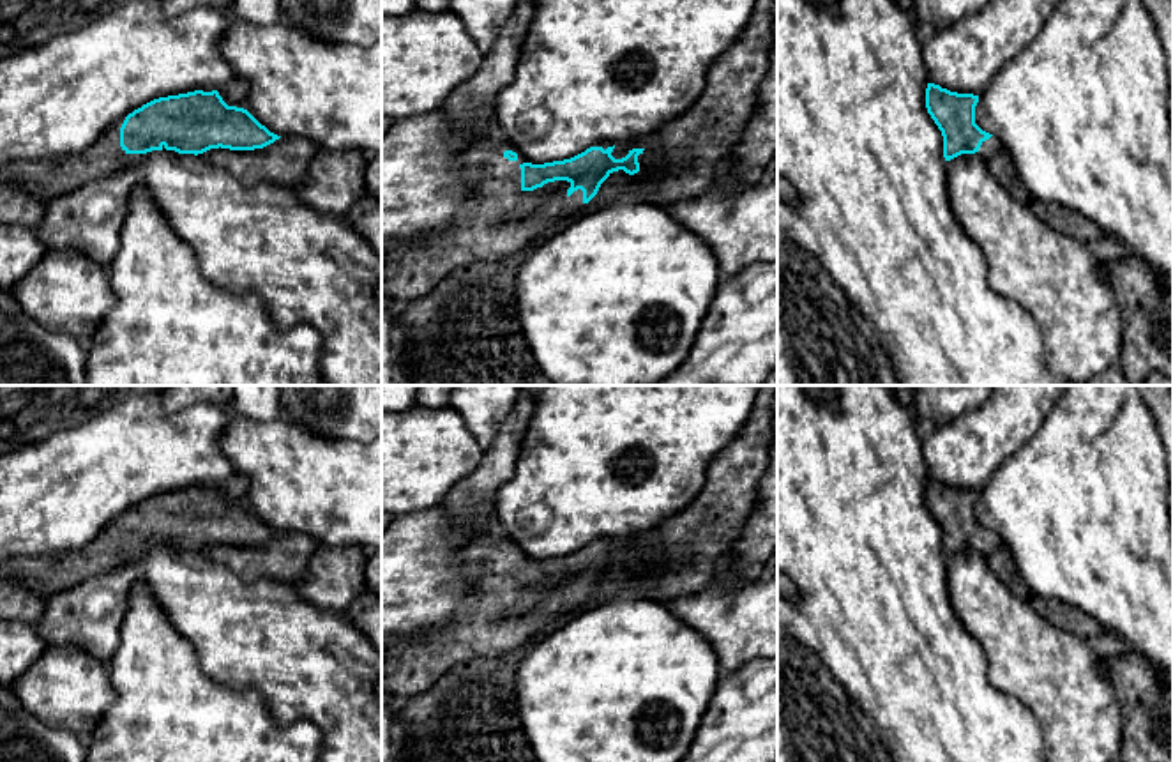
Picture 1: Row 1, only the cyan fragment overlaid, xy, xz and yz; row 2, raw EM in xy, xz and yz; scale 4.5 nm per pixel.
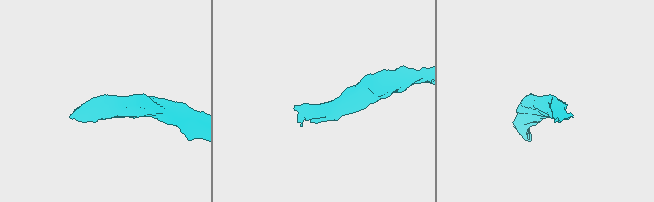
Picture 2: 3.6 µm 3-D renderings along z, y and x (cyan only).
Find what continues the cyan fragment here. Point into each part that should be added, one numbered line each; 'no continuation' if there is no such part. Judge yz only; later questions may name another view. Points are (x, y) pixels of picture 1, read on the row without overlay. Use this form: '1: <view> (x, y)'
1: yz (993, 541)

